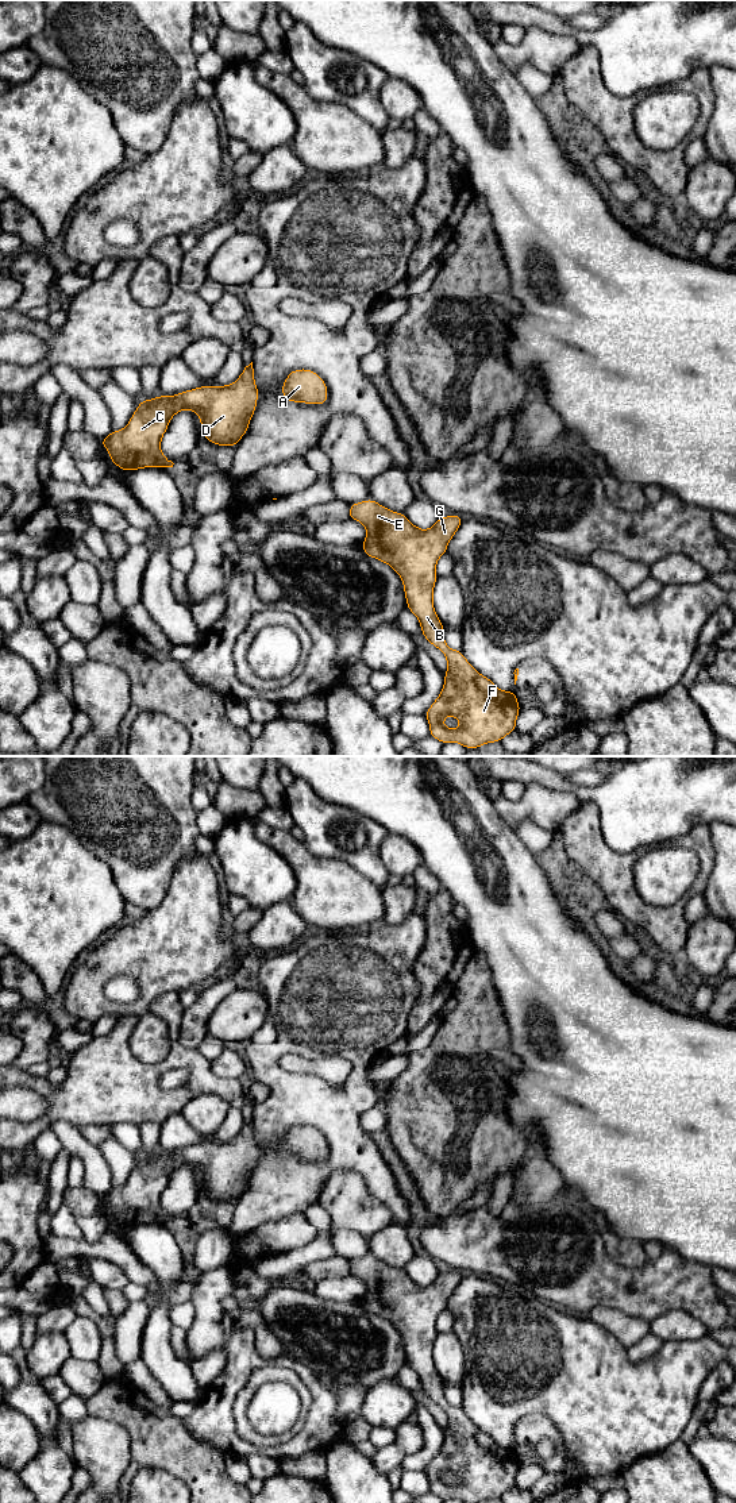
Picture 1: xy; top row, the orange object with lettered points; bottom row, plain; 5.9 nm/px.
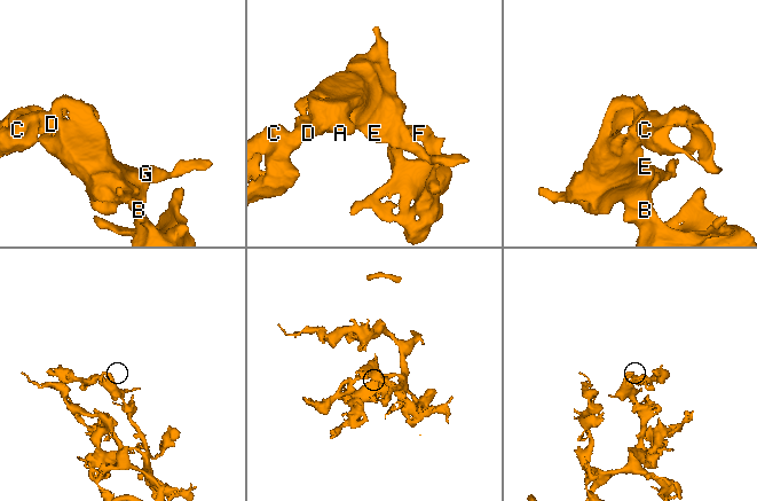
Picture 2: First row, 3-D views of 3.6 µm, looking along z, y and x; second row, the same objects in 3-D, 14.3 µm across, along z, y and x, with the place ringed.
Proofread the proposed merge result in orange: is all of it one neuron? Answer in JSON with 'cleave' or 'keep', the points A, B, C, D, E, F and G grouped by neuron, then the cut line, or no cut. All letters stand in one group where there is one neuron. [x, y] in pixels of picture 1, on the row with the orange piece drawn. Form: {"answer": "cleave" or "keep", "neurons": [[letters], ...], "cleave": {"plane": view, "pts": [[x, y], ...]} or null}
{"answer": "keep", "neurons": [["A", "B", "C", "D", "E", "F", "G"]], "cleave": null}

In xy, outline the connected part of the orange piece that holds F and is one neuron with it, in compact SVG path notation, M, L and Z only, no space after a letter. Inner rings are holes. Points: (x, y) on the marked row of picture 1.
M374 500L350 504L348 517L365 525L367 535L362 543L363 552L375 558L400 575L406 598L406 608L417 617L423 636L447 659L444 685L439 697L424 713L429 724L429 736L443 744L459 743L467 749L478 748L488 743L501 741L506 735L516 731L516 720L520 704L515 690L500 690L488 677L479 674L465 658L462 651L451 650L443 636L444 625L433 608L433 586L438 579L436 563L447 552L447 546L459 529L463 517L451 515L439 517L429 529L420 529L398 512L389 510ZM452 716L461 727L451 729L443 725L443 718Z

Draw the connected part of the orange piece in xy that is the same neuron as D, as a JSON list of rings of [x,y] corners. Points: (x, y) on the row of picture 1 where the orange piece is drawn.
[[[251,362],[231,385],[199,386],[140,401],[128,424],[120,431],[112,429],[100,447],[105,447],[111,462],[126,471],[173,467],[174,463],[161,452],[161,440],[172,417],[188,409],[199,415],[201,436],[217,447],[234,448],[248,429],[259,396]]]

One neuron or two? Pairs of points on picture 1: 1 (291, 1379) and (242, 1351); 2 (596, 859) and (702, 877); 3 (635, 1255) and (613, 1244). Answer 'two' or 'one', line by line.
1: two
2: one
3: one

